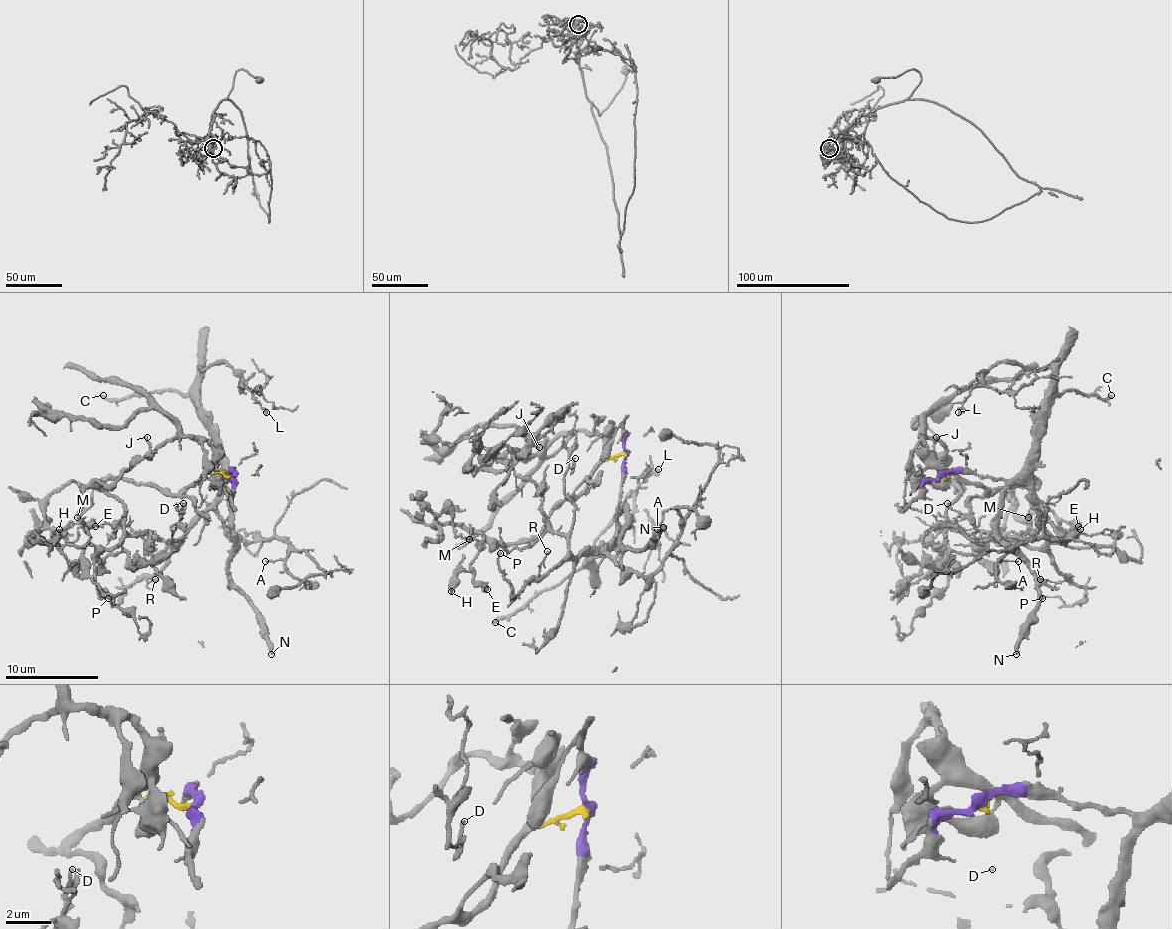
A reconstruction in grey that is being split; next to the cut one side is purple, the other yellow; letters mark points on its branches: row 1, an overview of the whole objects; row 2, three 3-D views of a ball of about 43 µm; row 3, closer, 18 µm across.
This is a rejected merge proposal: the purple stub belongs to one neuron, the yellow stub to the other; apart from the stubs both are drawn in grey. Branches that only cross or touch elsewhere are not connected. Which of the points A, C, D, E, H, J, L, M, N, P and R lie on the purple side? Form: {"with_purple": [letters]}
{"with_purple": ["A", "C", "D", "L", "N", "P", "R"]}

